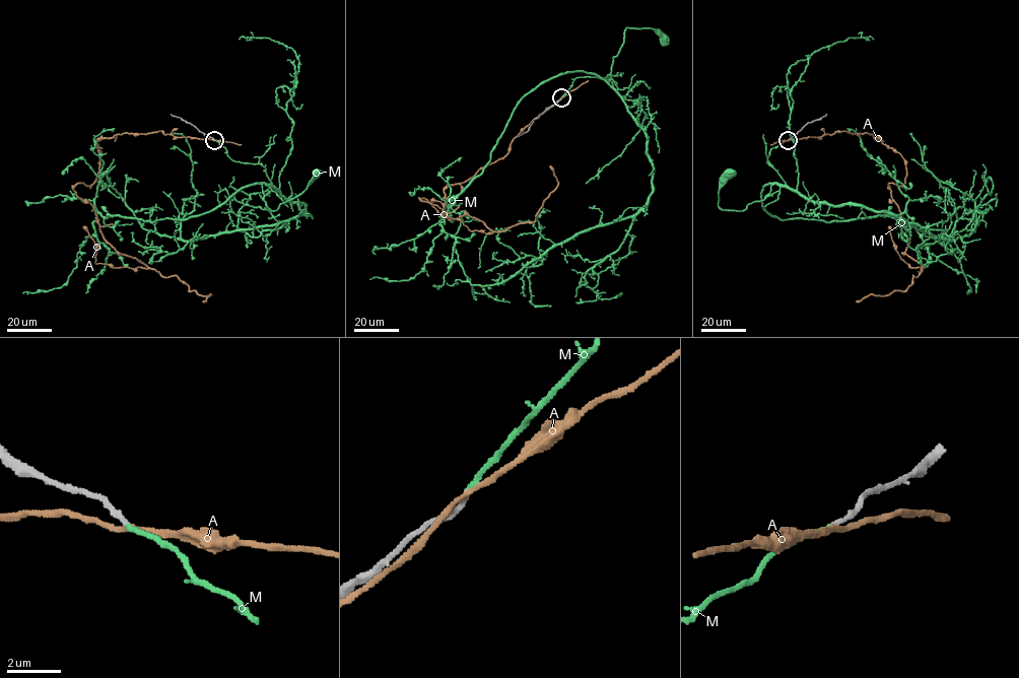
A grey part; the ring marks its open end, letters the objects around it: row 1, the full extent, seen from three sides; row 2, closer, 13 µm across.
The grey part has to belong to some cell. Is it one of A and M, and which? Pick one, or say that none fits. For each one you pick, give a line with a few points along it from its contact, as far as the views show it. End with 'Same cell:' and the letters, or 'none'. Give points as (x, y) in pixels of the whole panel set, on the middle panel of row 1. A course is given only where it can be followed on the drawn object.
M: it runs (561, 97), (582, 77), (609, 79), (618, 95), (611, 64), (627, 27), (659, 29), (664, 39)
Same cell: M

